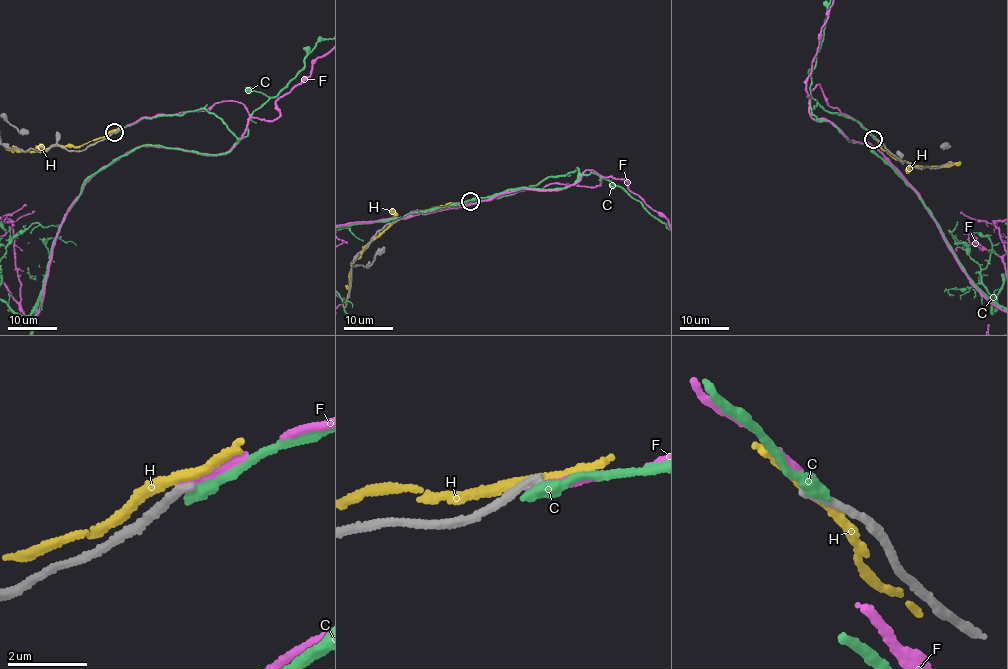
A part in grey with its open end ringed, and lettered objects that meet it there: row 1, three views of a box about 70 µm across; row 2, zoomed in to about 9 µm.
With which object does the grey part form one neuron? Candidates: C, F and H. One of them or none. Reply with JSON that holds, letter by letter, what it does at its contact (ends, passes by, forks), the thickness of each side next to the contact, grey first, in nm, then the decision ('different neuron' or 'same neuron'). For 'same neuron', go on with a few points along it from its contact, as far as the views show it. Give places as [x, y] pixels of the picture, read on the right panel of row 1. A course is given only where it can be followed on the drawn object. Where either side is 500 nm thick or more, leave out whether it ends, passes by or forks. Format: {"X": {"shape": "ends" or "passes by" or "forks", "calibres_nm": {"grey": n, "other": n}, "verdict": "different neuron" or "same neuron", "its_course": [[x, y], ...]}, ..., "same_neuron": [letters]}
{"C": {"shape": "ends", "calibres_nm": {"grey": 200, "other": 360}, "verdict": "different neuron"}, "F": {"shape": "ends", "calibres_nm": {"grey": 220, "other": 220}, "verdict": "different neuron"}, "H": {"shape": "passes by", "calibres_nm": {"grey": 220, "other": 240}, "verdict": "different neuron"}, "same_neuron": []}

